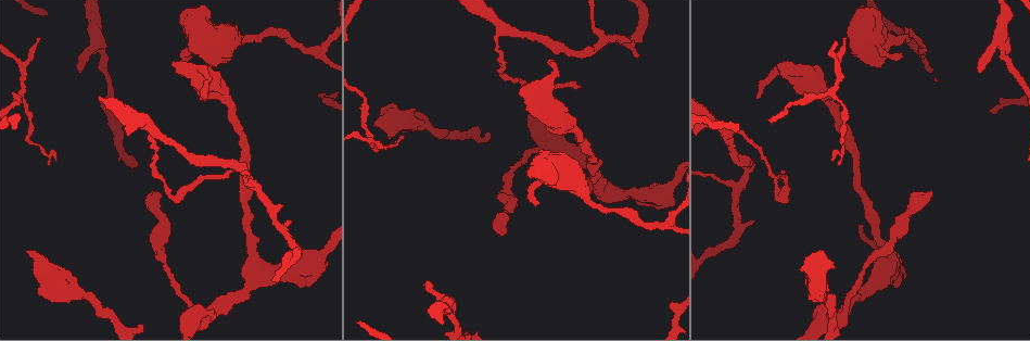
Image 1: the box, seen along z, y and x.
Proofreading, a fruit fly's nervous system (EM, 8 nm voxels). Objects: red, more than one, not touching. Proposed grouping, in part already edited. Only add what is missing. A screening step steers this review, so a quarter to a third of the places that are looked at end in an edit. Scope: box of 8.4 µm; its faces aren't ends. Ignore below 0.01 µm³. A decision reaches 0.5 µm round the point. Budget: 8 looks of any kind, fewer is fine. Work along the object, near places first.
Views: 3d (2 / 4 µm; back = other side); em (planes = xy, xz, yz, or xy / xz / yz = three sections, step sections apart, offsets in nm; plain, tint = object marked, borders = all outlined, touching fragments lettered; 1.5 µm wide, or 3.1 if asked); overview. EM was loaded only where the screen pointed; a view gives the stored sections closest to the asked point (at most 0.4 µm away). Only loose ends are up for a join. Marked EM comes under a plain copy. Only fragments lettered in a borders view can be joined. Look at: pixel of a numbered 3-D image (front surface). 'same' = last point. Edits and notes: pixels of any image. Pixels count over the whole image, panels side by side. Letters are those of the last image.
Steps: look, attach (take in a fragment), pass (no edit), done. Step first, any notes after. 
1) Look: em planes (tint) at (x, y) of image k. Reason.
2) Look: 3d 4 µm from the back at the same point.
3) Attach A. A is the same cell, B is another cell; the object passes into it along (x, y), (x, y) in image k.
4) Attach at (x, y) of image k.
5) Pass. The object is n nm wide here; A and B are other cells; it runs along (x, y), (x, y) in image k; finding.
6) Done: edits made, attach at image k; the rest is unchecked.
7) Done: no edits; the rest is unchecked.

Look: 3d 2 µm at (789, 65) of image 1. An open end.

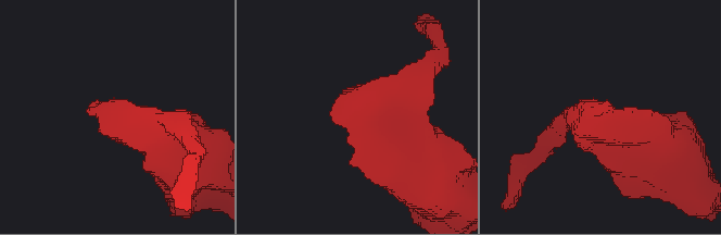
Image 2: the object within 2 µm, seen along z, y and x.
Look: em planes (borders) at (336, 114) of image 2. Shape alone is not enough.

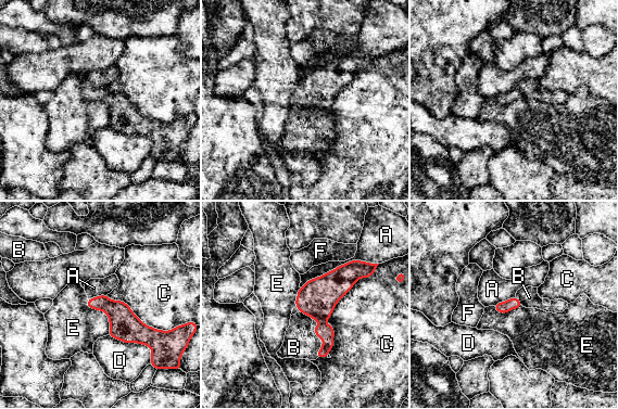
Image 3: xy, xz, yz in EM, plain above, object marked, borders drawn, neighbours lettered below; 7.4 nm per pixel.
Attach B. The longest contact is with A, 550 nm; B is the same cell, A, C, D, E and F are other cells; it goes on there.

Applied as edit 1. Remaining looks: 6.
Look: 3d 2 µm at (191, 56) of image 1. Free end.

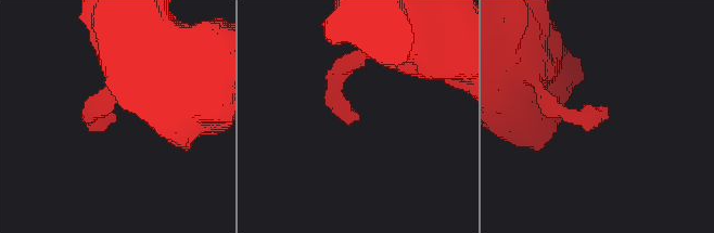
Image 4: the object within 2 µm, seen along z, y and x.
Look: em xz step 4 (tint) at (357, 116) of image 4. Now the EM.

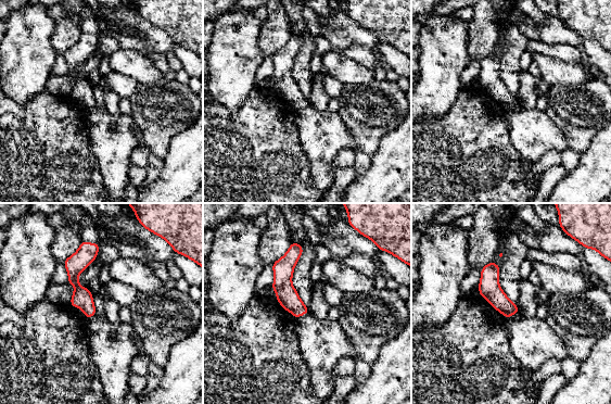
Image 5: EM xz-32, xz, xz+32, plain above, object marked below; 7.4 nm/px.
Look: em xz step 4 (borders) at the same point.

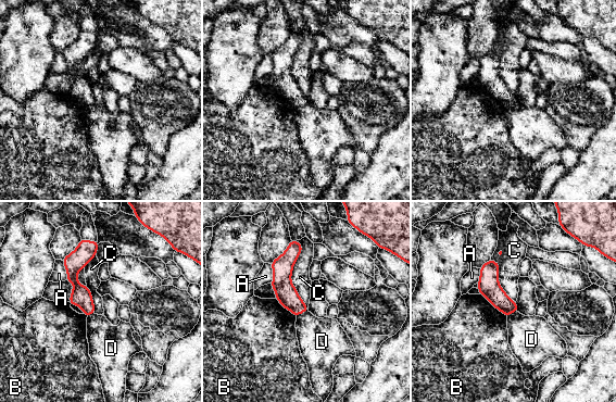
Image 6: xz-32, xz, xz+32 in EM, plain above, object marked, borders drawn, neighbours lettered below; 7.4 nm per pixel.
Pass. The object is 140 nm wide here; A, B, C and D are other cells; a border runs along (480, 293), (506, 317) in image 6; none of them fits.

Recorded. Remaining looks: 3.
Look: em planes (tint) at (78, 71) of image 1. Thin end.

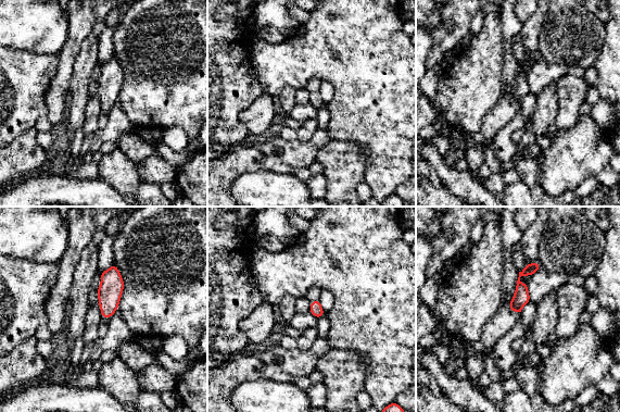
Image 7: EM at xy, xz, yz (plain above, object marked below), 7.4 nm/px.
Look: em planes (borders) at the same point. See the neighbours.

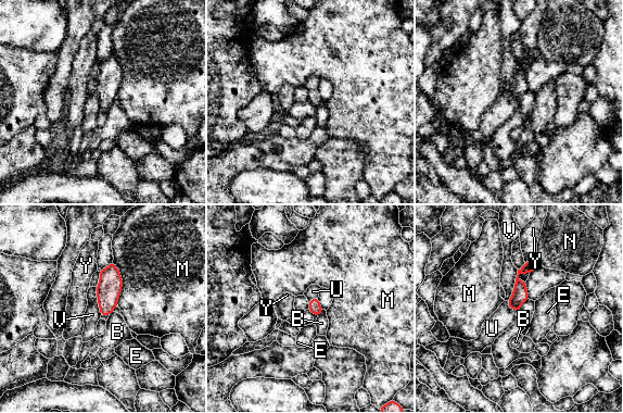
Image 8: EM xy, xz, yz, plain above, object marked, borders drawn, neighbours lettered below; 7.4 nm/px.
Attach U. U is the same cell, B, E, M, N, V and Y are other cells; the object passes into it along (520, 295), (510, 308), (504, 316) in image 8; the neuron continues.

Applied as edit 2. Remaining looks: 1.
Done: edits made, attach at image 3, attach at image 8; the rest is unchecked.

